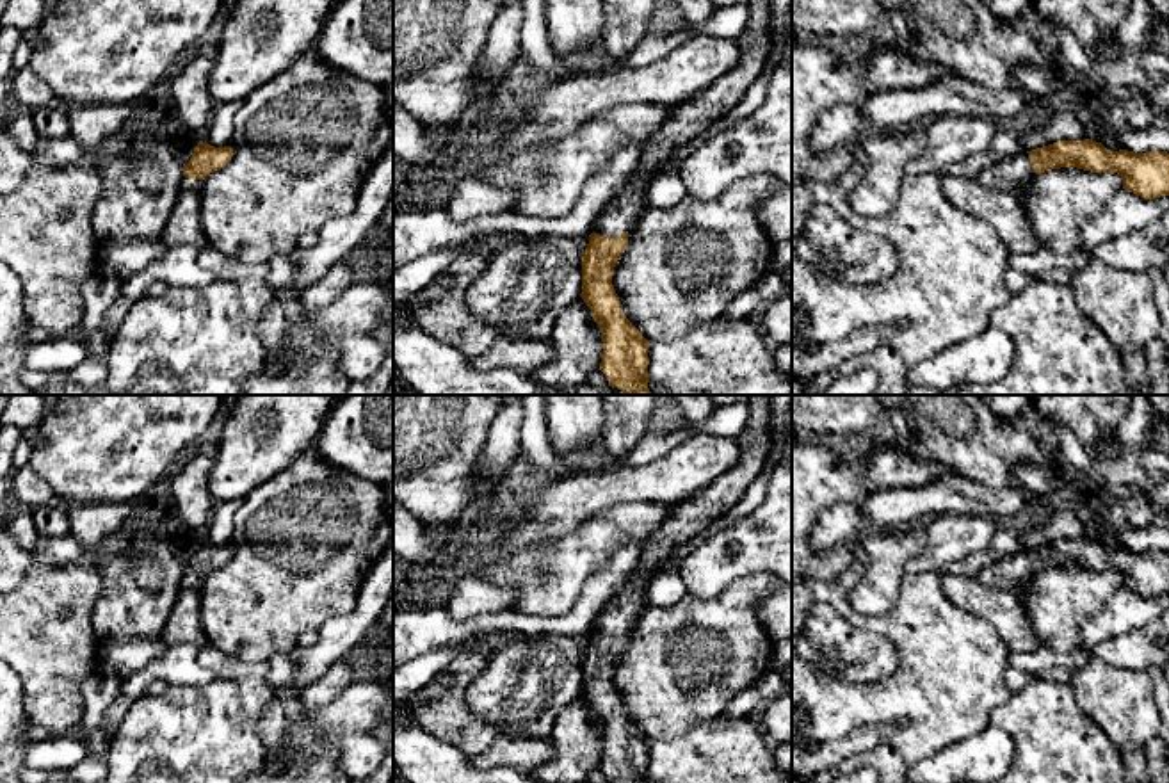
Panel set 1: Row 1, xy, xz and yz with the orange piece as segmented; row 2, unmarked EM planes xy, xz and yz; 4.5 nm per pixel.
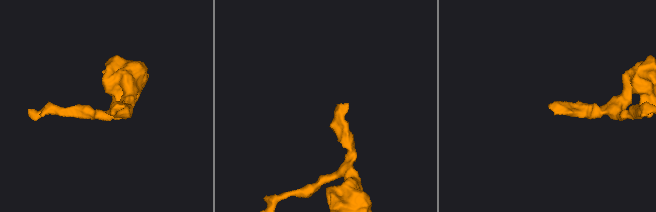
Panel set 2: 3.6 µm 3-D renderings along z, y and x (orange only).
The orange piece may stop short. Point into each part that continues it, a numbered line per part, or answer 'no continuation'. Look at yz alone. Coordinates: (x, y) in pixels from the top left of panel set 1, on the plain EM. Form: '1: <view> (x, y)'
1: yz (1013, 572)

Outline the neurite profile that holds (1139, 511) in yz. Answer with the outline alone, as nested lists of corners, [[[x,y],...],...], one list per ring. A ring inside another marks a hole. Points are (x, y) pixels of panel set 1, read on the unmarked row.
[[[1130,493],[1123,500],[1123,507],[1125,507],[1126,523],[1130,527],[1141,529],[1153,523],[1155,511],[1148,496],[1139,493]]]

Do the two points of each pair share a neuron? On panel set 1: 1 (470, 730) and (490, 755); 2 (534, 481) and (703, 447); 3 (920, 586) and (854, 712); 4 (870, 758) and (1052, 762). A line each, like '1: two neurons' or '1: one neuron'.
1: two neurons
2: two neurons
3: one neuron
4: two neurons

